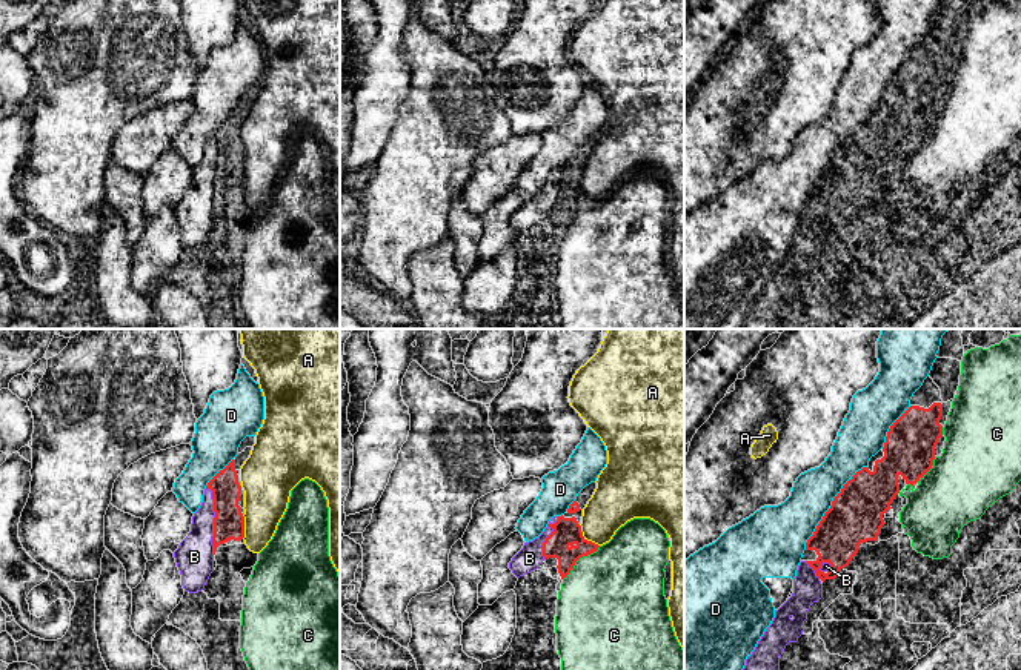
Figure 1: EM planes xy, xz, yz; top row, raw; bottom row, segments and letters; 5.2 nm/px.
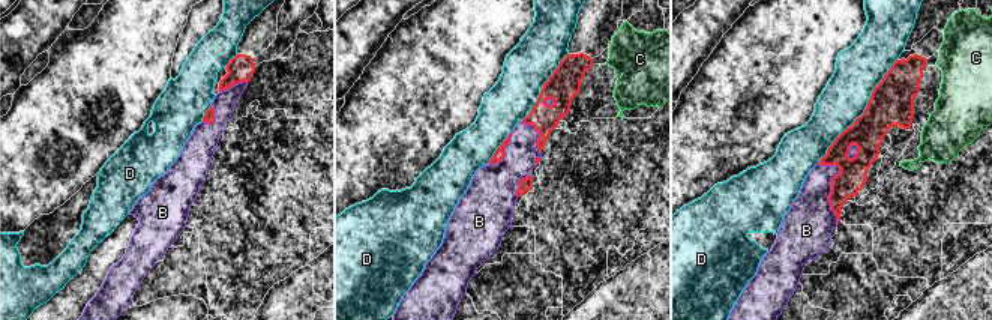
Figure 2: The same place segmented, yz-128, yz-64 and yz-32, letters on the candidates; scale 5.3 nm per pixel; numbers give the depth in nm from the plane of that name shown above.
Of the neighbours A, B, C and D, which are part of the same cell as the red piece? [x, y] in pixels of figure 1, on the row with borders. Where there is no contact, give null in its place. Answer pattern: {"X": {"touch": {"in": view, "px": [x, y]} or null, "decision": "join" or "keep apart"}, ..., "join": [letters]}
{"A": {"touch": {"in": "xz", "px": [586, 540]}, "decision": "keep apart"}, "B": {"touch": {"in": "xy", "px": [214, 520]}, "decision": "join"}, "C": {"touch": {"in": "xz", "px": [578, 558]}, "decision": "keep apart"}, "D": {"touch": {"in": "yz", "px": [831, 506]}, "decision": "keep apart"}, "join": ["B"]}

